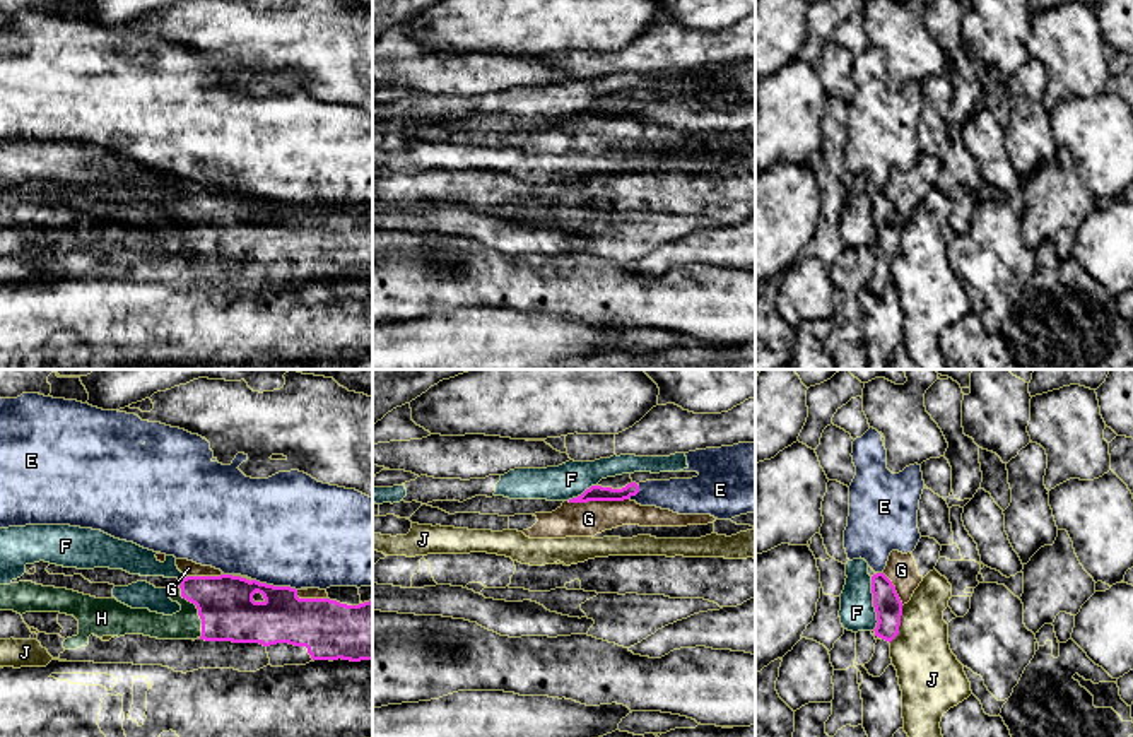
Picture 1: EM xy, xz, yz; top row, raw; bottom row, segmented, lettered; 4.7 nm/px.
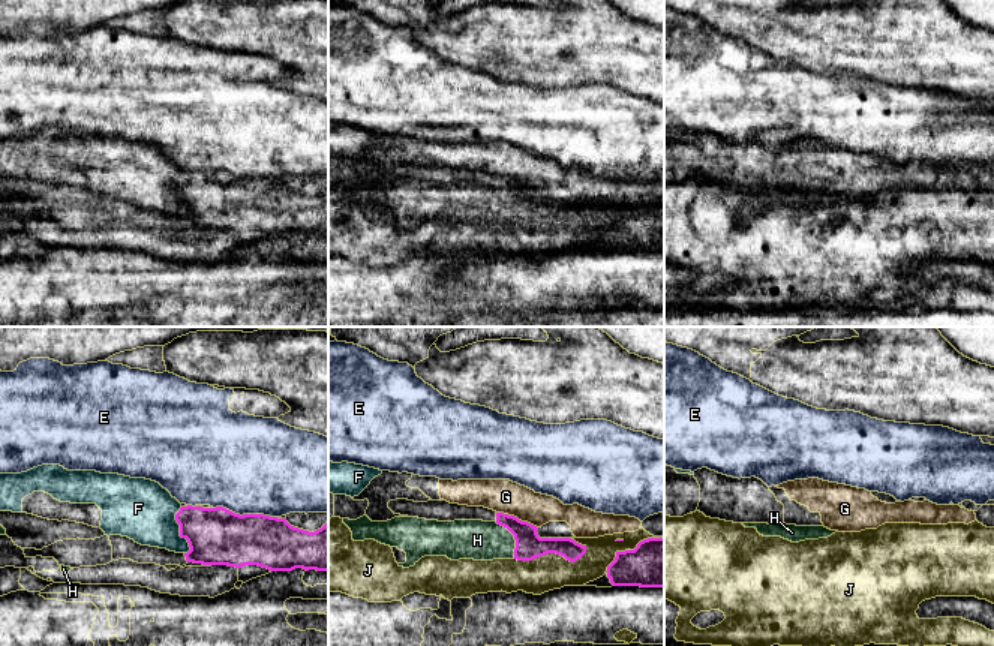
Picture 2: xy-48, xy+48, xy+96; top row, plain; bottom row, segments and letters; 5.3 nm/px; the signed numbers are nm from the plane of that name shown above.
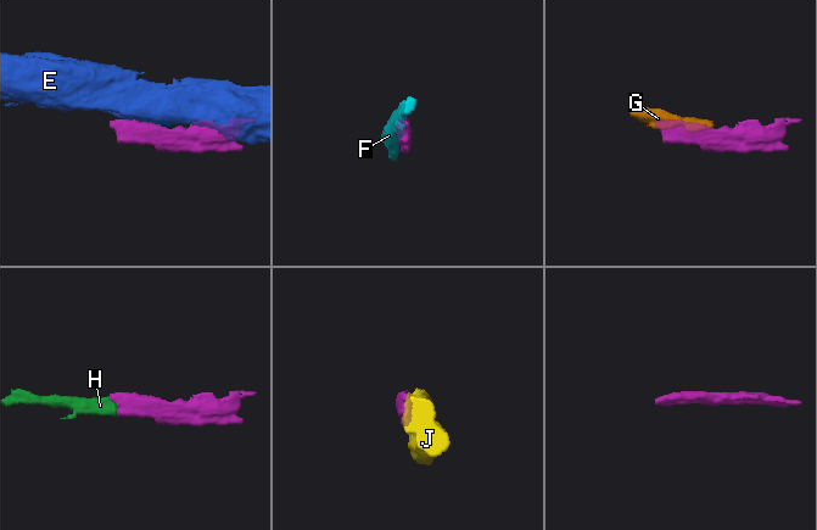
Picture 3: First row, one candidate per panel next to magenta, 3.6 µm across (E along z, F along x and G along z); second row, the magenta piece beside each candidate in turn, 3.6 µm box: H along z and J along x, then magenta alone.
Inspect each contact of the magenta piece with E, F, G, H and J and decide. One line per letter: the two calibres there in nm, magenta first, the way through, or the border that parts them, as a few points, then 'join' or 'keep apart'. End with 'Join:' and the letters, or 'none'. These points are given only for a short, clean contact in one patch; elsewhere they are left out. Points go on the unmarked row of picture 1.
E: calibres 260 and 500 nm; keep apart
F: calibres 130 and 160 nm; keep apart
G: calibres 80 and 160 nm; keep apart
H: calibres 260 and 140 nm; way xy (226, 224), (197, 224), (185, 241); join
J: calibres 130 and 280 nm; keep apart
Join: H

